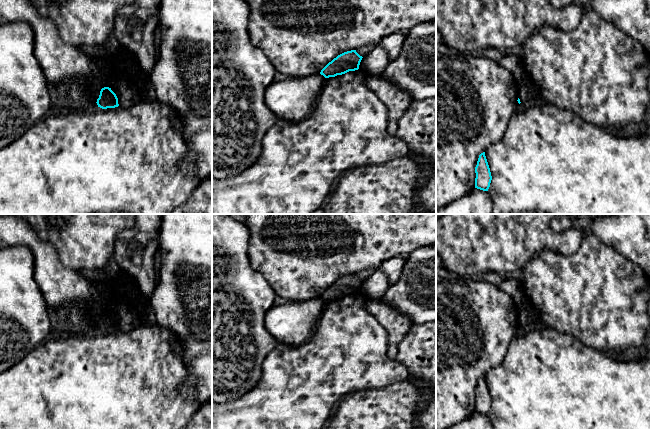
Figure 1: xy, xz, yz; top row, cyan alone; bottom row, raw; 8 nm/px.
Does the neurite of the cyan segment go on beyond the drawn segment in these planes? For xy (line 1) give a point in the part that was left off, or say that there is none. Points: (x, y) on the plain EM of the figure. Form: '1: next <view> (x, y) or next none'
1: next none

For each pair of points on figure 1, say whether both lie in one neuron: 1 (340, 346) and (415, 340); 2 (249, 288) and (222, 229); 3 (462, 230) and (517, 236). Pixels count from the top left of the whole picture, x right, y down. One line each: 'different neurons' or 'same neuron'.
1: different neurons
2: same neuron
3: same neuron

